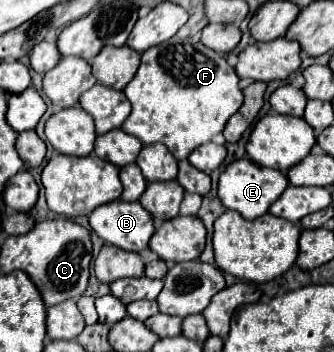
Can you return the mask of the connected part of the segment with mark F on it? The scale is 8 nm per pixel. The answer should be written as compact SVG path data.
M172 37L142 53L138 73L124 87L132 111L122 129L138 137L144 145L164 143L176 159L186 159L198 145L220 135L226 121L242 107L238 81L238 75L222 53L212 51L190 37Z

